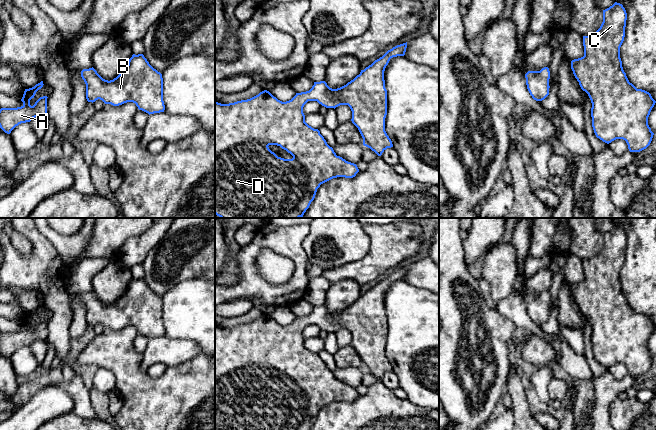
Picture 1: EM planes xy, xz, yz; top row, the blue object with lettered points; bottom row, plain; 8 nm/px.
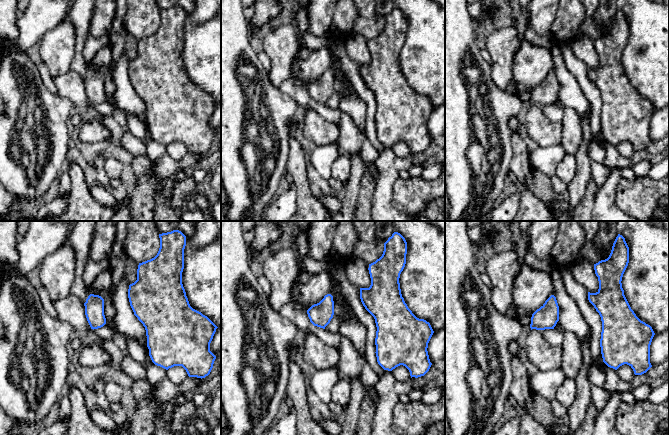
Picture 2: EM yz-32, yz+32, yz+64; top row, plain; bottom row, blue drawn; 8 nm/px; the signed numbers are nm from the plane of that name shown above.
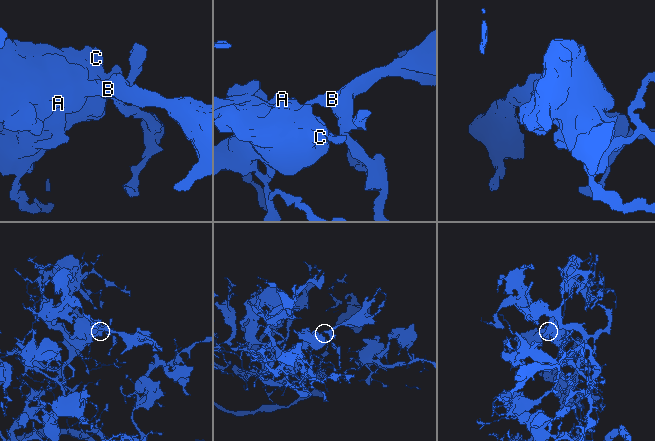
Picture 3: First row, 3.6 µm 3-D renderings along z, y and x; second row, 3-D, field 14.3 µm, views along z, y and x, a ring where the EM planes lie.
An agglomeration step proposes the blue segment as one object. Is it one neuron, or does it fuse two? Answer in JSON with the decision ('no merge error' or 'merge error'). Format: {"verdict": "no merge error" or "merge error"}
{"verdict": "no merge error"}

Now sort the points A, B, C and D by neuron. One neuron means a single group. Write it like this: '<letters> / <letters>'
A B C D

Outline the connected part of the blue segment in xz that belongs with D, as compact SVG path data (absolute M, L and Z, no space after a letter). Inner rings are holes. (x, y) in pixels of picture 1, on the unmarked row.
M407 266L388 274L382 281L361 294L346 309L332 313L325 305L314 306L309 315L296 317L289 325L282 326L269 315L229 328L215 325L215 430L310 430L317 413L321 408L337 401L353 402L359 396L356 388L337 380L318 353L305 346L303 331L308 325L317 325L326 332L348 329L352 335L352 347L358 352L363 369L370 372L378 380L393 371L392 365L385 355L387 339L387 314L385 312L384 295L393 281L404 280ZM269 369L277 369L290 377L292 383L278 381L269 373Z

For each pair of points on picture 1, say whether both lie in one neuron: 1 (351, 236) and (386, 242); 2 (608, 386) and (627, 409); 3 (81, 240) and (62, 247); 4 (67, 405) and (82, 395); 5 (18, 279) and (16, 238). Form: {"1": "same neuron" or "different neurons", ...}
{"1": "different neurons", "2": "different neurons", "3": "same neuron", "4": "different neurons", "5": "different neurons"}

